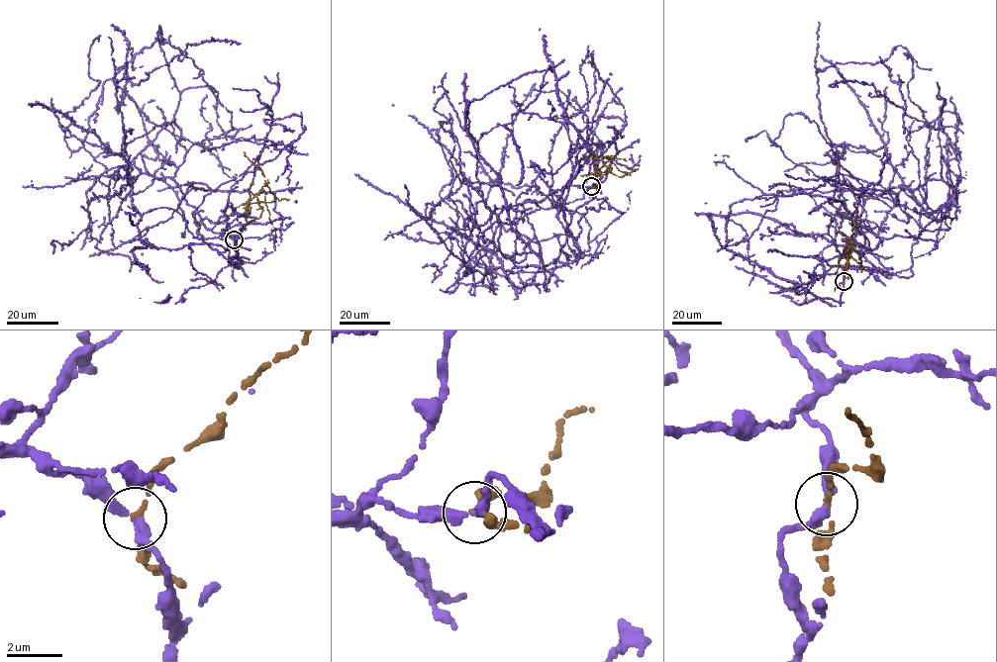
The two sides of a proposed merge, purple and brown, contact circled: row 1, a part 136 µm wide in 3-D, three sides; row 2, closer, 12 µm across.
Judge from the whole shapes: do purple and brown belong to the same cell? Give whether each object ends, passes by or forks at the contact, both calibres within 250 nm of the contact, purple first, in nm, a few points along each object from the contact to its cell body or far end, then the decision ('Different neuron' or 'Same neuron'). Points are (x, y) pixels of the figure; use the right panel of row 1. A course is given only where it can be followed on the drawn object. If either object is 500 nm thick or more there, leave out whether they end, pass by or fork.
At the ring purple passes by. At the ring brown passes by. Thickness 360 nm (purple) against 130 nm. Course of purple: (844, 281), (863, 192), (942, 178), (938, 94), (954, 148), (956, 127), (909, 117), (873, 84), (829, 86). Course of brown: (844, 280), (847, 277), (845, 269), (850, 242), (838, 261), (835, 291). Different neuron

